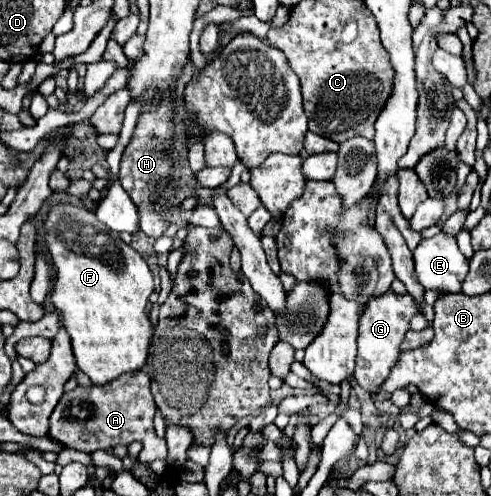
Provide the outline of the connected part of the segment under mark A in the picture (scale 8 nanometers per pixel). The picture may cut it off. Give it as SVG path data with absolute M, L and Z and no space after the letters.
M138 371L130 377L118 377L118 381L110 381L110 385L102 387L76 387L62 395L56 409L50 415L48 433L54 441L64 447L92 453L98 449L110 451L116 445L130 445L140 441L144 447L138 455L140 463L150 463L154 459L166 459L166 441L160 439L154 431L154 413L156 403L150 393L150 379L146 373Z

